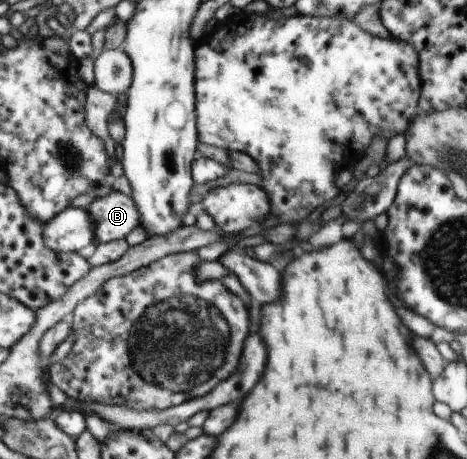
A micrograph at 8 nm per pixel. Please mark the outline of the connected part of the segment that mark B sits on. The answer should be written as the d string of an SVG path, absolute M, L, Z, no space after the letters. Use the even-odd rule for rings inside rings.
M113 191L106 197L96 197L88 209L98 227L99 243L127 238L137 227L142 226L142 213L138 203L133 196L121 192Z

